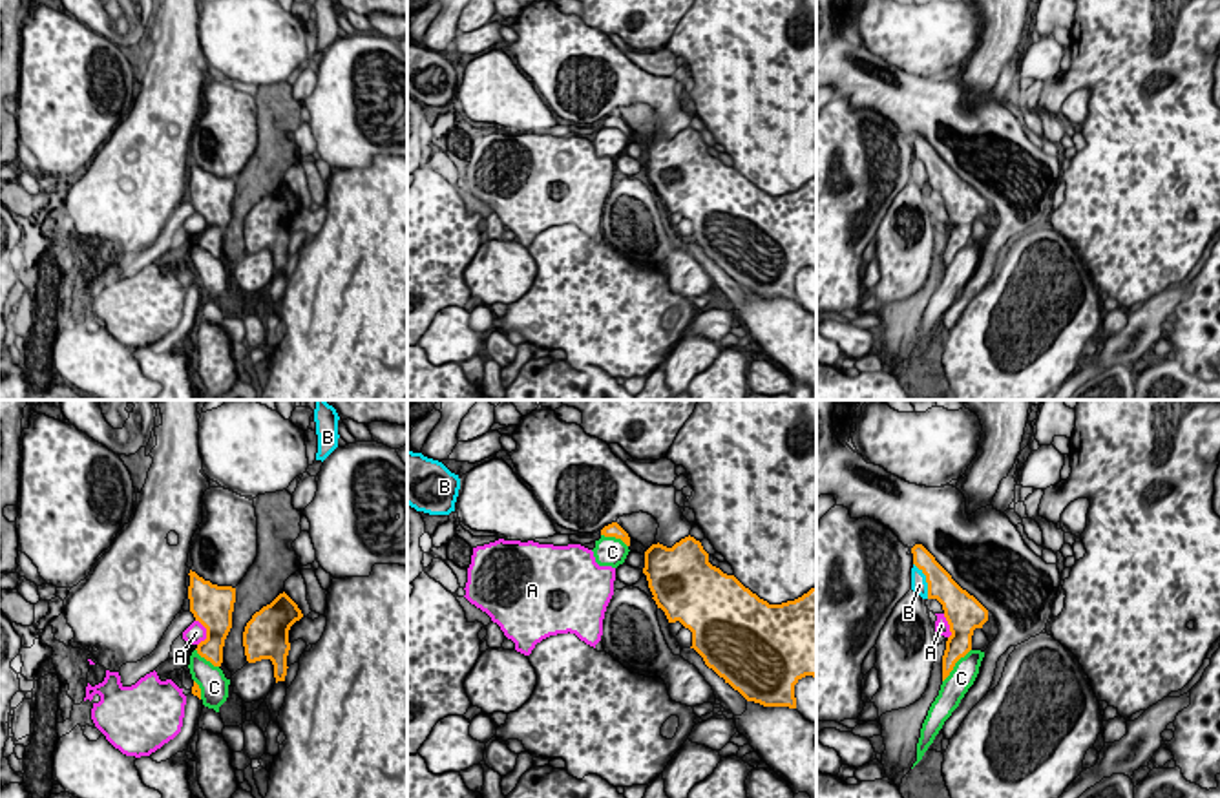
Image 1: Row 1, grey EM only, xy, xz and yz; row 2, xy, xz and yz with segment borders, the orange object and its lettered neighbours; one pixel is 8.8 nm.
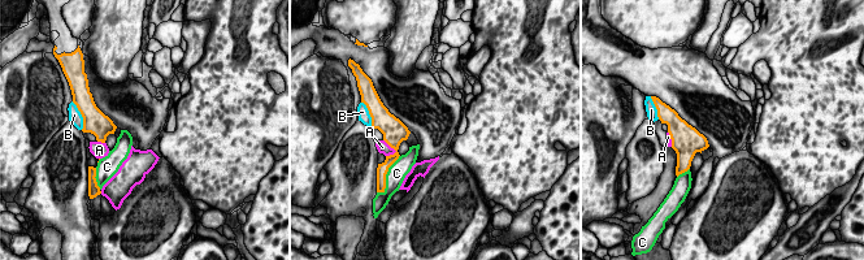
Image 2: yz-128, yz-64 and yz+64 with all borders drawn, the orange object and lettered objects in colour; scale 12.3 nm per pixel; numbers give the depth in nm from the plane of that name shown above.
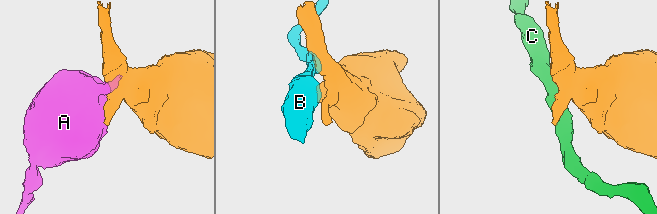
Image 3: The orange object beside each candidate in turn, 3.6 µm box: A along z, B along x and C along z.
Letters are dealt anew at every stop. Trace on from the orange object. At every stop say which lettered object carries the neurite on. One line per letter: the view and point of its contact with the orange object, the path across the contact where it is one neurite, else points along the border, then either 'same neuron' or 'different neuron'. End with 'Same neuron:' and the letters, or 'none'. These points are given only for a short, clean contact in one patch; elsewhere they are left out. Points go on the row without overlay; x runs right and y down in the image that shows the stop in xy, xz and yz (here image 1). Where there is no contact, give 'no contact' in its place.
A: xy (207, 223) | along xy (196, 210), (205, 220), (205, 229), (198, 236) | different neuron
B: yz (926, 172) | different neuron
C: yz (954, 256) | different neuron
Same neuron: none

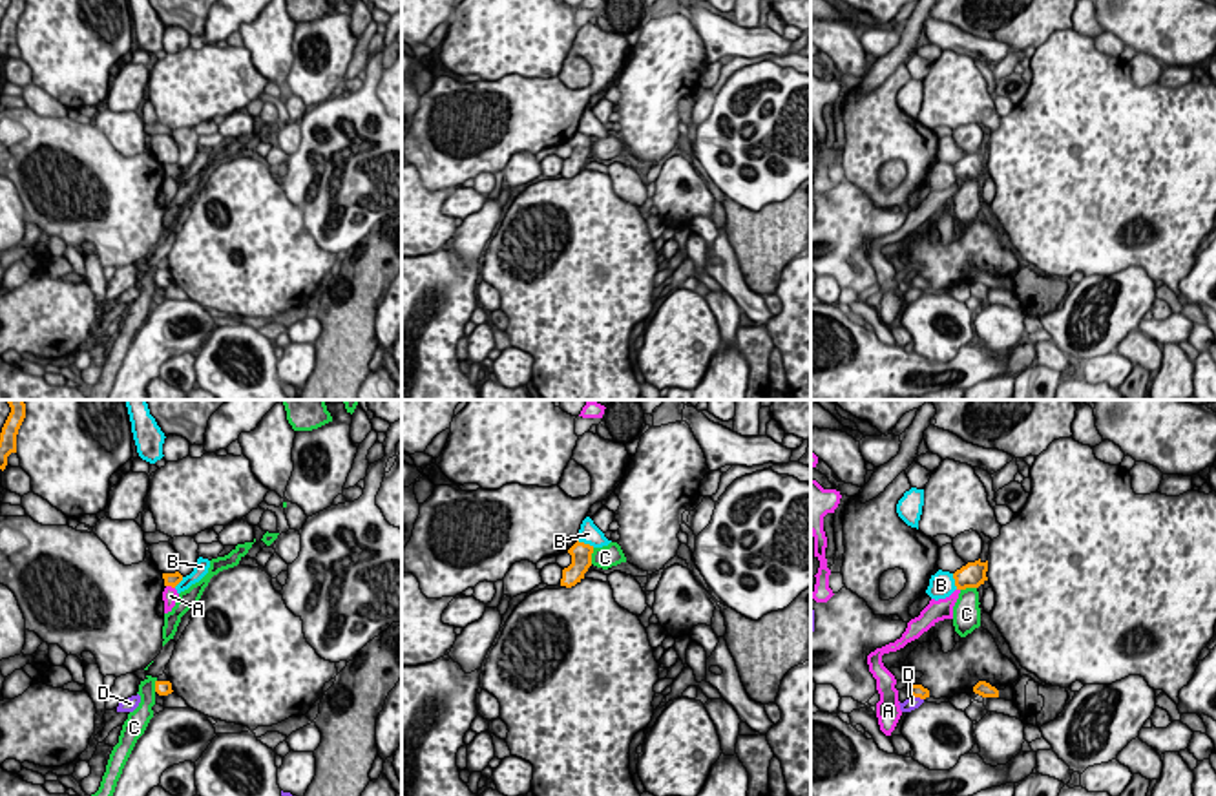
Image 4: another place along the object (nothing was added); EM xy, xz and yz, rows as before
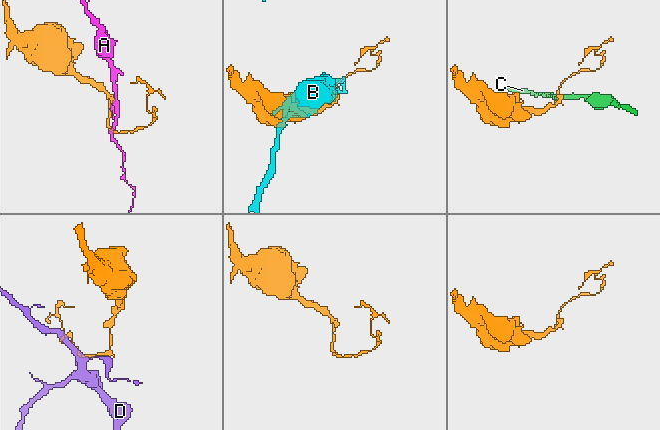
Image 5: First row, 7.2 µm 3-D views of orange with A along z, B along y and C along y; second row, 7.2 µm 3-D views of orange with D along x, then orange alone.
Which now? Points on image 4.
A: xy (170, 176) | along xy (167, 176), (174, 179) | different neuron
B: xz (587, 136) | along xz (577, 130), (594, 137) | different neuron
C: xz (590, 146) | different neuron
D: yz (917, 287) | different neuron
Same neuron: none

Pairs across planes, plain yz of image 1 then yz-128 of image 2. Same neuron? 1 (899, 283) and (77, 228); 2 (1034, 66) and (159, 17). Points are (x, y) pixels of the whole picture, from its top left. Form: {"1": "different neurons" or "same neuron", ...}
{"1": "same neuron", "2": "different neurons"}

